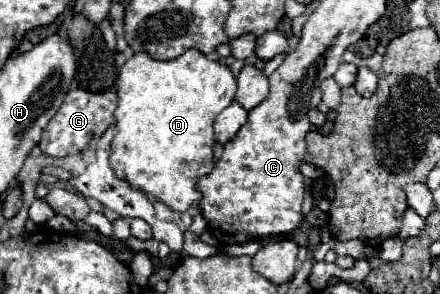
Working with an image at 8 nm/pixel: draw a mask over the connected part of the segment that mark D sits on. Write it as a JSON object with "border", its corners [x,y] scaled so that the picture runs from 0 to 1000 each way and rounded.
{"border":[[[430,167],[389,207],[357,207],[334,180],[307,180],[275,228],[266,269],[270,350],[261,405],[270,452],[252,486],[252,575],[261,575],[266,602],[280,602],[280,616],[307,629],[307,643],[352,670],[393,718],[425,718],[457,677],[448,616],[484,575],[484,412],[534,337],[534,310],[539,276],[525,235],[498,207],[470,201],[448,167]]]}

